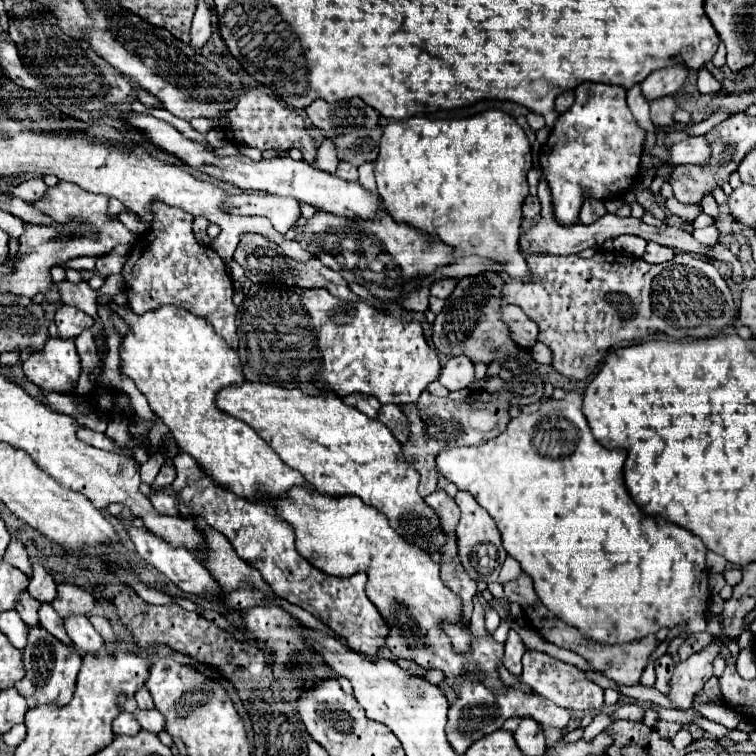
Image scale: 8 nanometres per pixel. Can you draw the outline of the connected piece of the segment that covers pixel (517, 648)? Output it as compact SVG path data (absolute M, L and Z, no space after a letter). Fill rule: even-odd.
M510 630L508 634L508 640L506 640L506 652L504 652L504 666L508 668L510 674L514 676L520 676L522 674L522 654L526 652L526 646L522 642L522 638L516 634L516 630Z

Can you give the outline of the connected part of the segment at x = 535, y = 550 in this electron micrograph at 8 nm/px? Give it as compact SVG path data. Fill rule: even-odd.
M568 392L566 398L560 402L550 400L534 414L520 414L518 418L512 418L508 428L490 442L484 442L480 446L470 446L470 448L442 450L436 456L438 472L448 482L456 484L458 490L470 492L474 496L474 500L494 518L494 522L500 530L500 536L502 536L504 550L512 558L516 558L520 562L522 570L534 580L534 588L536 588L536 594L542 600L542 604L548 606L548 610L552 614L556 614L560 620L578 628L586 638L592 638L602 644L624 644L624 642L646 638L648 634L656 634L660 628L672 630L680 624L686 624L688 634L706 630L706 616L704 614L706 614L706 606L710 600L710 590L708 590L708 572L704 572L704 570L706 570L708 548L704 546L704 542L696 534L688 532L686 528L678 528L676 524L664 522L660 516L648 516L634 504L634 500L630 498L630 494L624 486L624 476L622 476L622 466L624 466L628 452L622 448L606 450L604 446L600 446L594 440L590 426L588 426L580 408L582 408L582 396L576 392Z

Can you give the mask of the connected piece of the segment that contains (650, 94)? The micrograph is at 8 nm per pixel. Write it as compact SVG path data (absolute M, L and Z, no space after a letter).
M678 64L678 66L670 66L670 68L662 68L662 70L656 70L652 72L642 84L642 94L648 102L652 100L658 100L662 96L672 96L678 92L678 88L684 84L688 76L688 70L686 66Z

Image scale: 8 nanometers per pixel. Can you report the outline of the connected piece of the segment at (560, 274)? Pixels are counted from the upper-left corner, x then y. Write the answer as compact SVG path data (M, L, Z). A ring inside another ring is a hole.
M596 252L588 260L578 258L576 254L528 254L526 264L534 278L530 282L508 278L504 282L502 296L508 304L520 306L524 314L538 324L538 340L550 348L554 370L566 378L588 378L604 354L618 342L642 340L644 336L656 332L668 334L672 338L708 336L712 332L724 330L728 322L736 318L736 308L728 284L710 260L698 258L694 254L676 254L672 260L652 266L642 258L628 258L618 252ZM628 306L632 306L634 312L628 312Z

